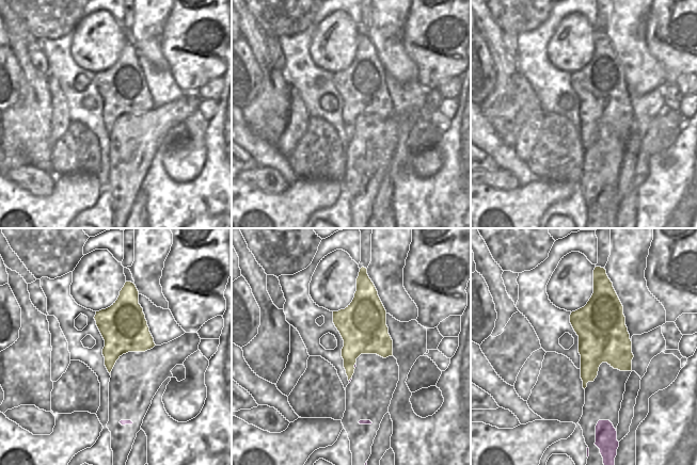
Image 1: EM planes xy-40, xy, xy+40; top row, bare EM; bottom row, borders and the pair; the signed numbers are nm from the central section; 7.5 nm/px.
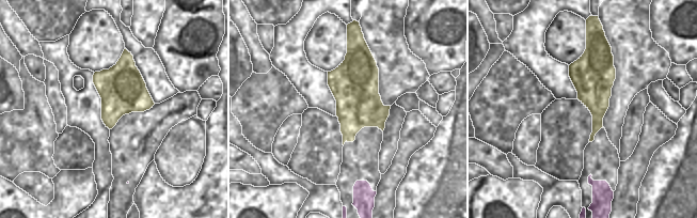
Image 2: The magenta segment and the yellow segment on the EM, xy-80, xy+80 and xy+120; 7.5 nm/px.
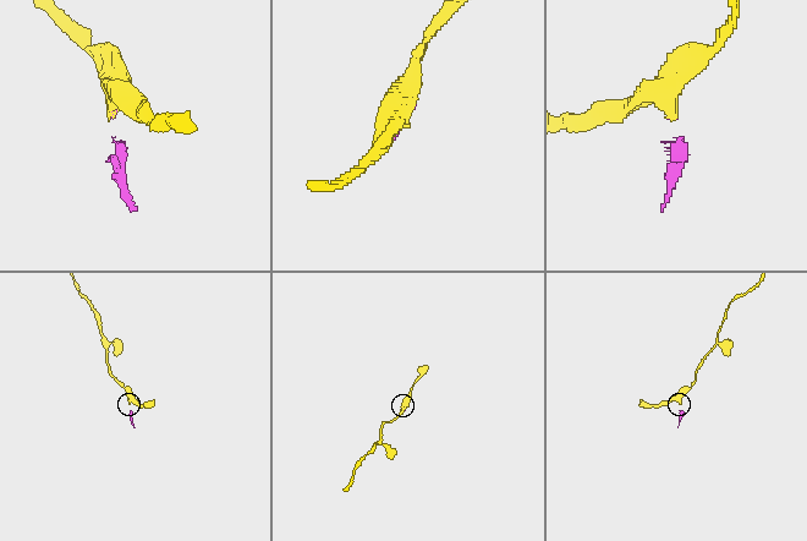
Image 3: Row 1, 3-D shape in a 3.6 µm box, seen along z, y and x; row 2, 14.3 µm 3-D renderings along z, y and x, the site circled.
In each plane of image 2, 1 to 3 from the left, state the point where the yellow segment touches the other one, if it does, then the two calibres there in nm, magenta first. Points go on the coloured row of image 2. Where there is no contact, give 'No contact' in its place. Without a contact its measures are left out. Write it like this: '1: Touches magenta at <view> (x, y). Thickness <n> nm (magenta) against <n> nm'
1: No contact
2: No contact
3: No contact.

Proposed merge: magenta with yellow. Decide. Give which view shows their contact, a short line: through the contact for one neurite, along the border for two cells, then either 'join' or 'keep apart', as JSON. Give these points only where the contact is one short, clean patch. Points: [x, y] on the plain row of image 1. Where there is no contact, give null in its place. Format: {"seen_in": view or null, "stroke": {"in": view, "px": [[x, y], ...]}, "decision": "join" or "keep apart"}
{"seen_in": "xy", "decision": "join"}

